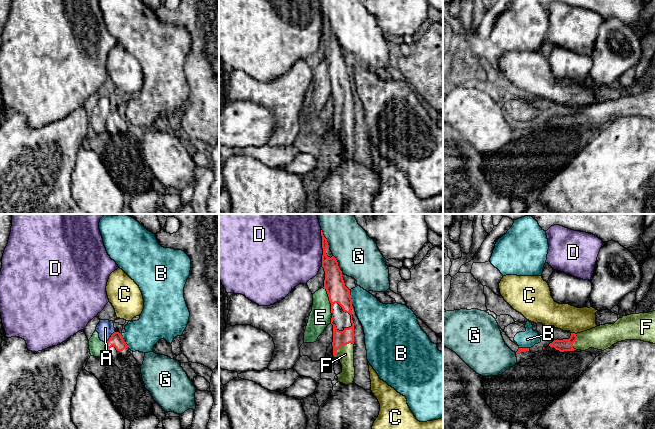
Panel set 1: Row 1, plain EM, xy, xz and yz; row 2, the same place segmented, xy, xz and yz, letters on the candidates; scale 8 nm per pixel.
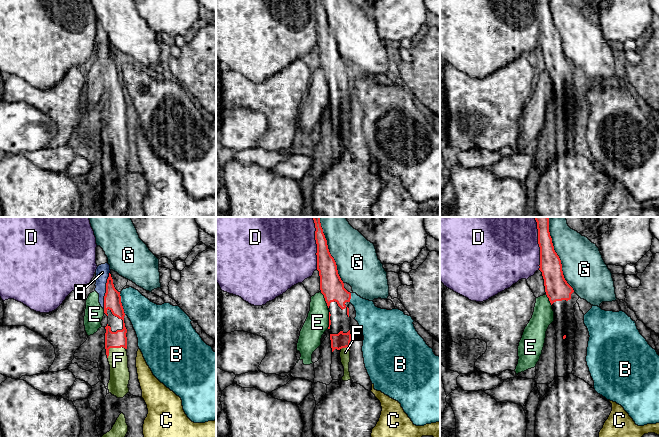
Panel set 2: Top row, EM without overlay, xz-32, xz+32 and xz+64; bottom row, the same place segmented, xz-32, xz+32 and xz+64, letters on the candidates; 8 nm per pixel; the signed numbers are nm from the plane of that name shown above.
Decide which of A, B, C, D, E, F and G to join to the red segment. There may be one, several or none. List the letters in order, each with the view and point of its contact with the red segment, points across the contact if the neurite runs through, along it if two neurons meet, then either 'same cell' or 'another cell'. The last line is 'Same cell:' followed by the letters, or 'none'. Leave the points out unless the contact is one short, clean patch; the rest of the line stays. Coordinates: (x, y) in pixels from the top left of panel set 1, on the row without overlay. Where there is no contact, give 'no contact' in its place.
A: contact xy (110, 113); border xy (114, 107), (105, 118); another cell
B: contact xy (124, 117); border xy (121, 111), (128, 123); another cell
C: contact yz (573, 109); border yz (571, 108), (575, 110); another cell
D: contact xz (322, 23); another cell
E: contact xz (329, 76); border xz (323, 63), (330, 79), (331, 89); another cell
F: contact xz (342, 120); way xz (344, 113), (342, 120), (345, 130); same cell
G: contact xz (325, 14); another cell
Same cell: F

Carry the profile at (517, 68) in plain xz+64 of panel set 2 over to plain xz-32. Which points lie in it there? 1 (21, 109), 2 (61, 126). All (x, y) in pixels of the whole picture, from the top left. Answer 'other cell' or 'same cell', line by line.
1: other cell
2: same cell

